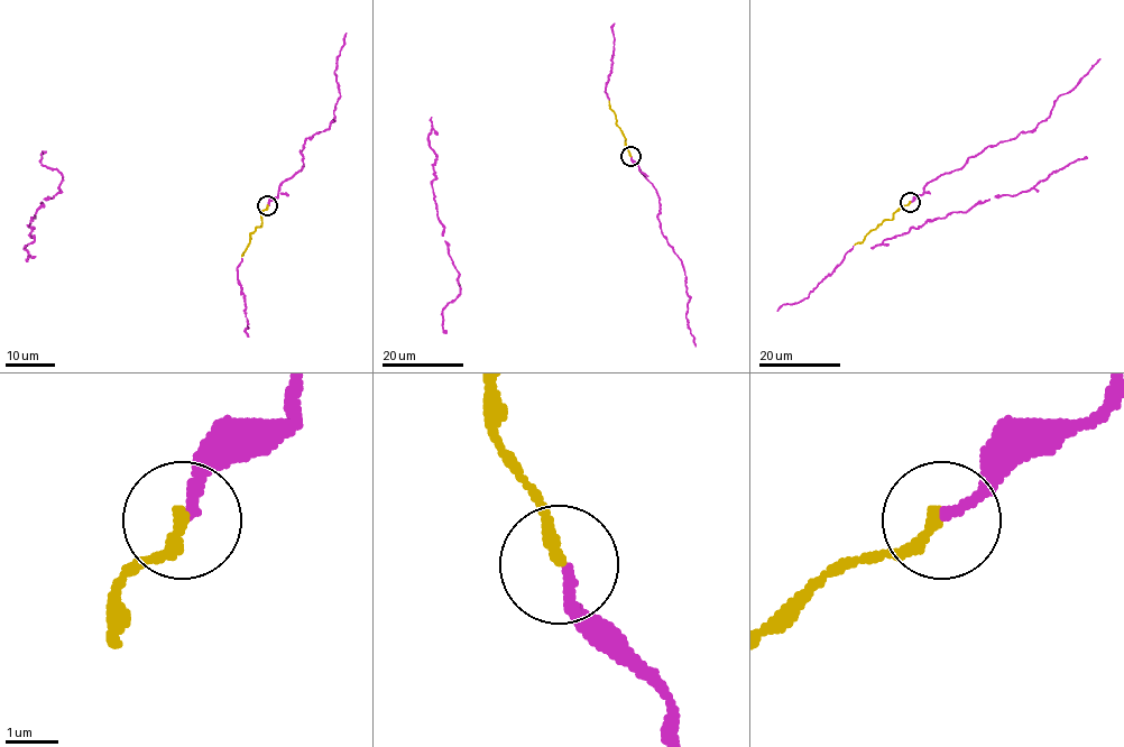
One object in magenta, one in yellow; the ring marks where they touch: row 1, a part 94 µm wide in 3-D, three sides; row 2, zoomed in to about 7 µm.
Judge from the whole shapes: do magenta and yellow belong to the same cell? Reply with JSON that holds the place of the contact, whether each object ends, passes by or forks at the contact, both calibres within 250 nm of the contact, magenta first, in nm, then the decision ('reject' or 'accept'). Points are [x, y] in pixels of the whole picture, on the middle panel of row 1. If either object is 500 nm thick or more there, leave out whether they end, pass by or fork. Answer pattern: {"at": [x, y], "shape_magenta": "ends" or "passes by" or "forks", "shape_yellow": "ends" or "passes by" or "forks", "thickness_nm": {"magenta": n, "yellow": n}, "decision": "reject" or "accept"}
{"at": [630, 156], "shape_magenta": "ends", "shape_yellow": "ends", "thickness_nm": {"magenta": 180, "yellow": 240}, "decision": "accept"}

